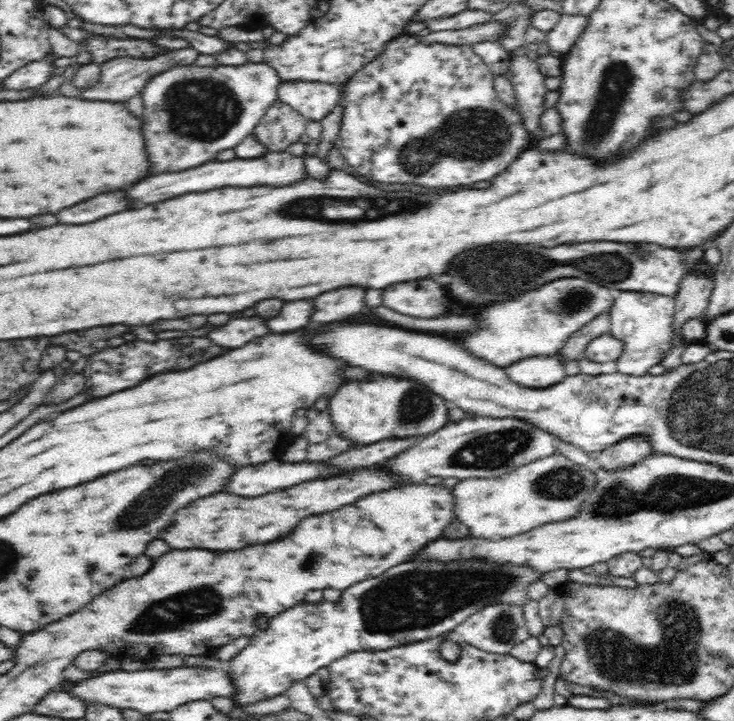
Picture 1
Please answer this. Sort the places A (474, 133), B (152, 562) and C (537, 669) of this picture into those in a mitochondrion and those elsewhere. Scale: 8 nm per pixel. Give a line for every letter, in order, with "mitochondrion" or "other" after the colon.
A: mitochondrion
B: other
C: other

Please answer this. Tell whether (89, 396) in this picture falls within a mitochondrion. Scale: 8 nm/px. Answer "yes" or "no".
no

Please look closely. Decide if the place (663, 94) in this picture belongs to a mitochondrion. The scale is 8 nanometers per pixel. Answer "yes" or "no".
no

